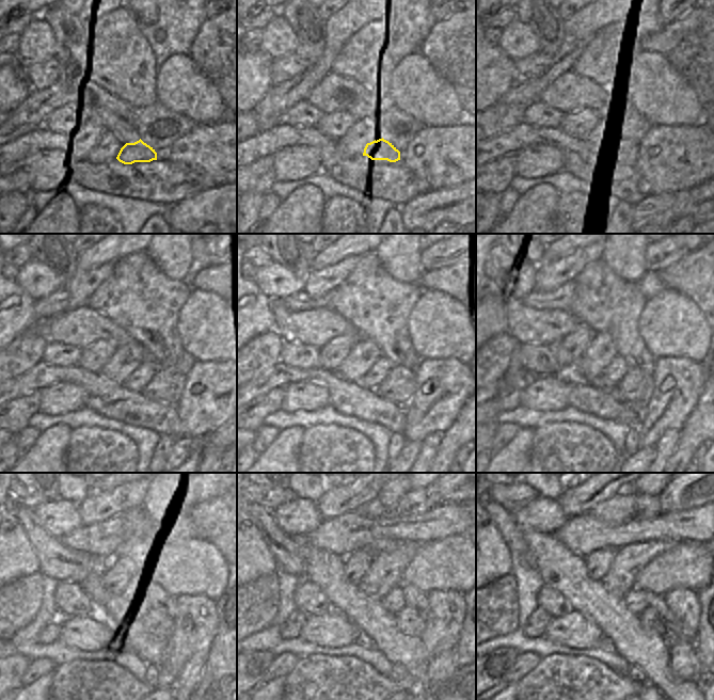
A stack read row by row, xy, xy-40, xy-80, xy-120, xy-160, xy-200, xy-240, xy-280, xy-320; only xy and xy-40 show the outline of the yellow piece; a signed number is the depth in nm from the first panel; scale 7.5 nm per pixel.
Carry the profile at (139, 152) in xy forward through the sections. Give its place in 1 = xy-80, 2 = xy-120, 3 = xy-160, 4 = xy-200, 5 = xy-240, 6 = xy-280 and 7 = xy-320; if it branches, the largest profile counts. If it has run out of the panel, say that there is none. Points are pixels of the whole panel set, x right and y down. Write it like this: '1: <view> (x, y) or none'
1: xy-80 (629, 150)
2: xy-120 (165, 386)
3: xy-160 (398, 386)
4: xy-200 (636, 387)
5: xy-240 (158, 620)
6: xy-280 (409, 622)
7: xy-320 (648, 617)

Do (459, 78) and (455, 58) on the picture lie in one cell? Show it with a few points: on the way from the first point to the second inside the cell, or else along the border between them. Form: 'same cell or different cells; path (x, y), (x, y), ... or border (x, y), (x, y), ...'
same cell; path (459, 73), (459, 63)

